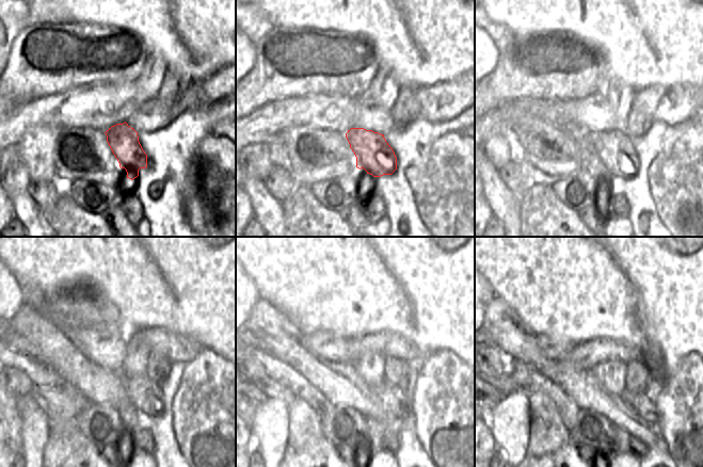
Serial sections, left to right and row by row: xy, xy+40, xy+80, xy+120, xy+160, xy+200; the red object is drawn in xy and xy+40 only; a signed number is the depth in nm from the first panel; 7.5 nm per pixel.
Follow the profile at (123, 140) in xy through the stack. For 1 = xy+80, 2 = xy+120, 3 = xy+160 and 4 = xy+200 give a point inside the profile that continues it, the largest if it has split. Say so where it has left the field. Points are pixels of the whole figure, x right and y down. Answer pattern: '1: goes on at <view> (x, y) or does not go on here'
1: goes on at xy+80 (613, 150)
2: goes on at xy+120 (145, 396)
3: goes on at xy+160 (395, 402)
4: goes on at xy+200 (641, 404)

